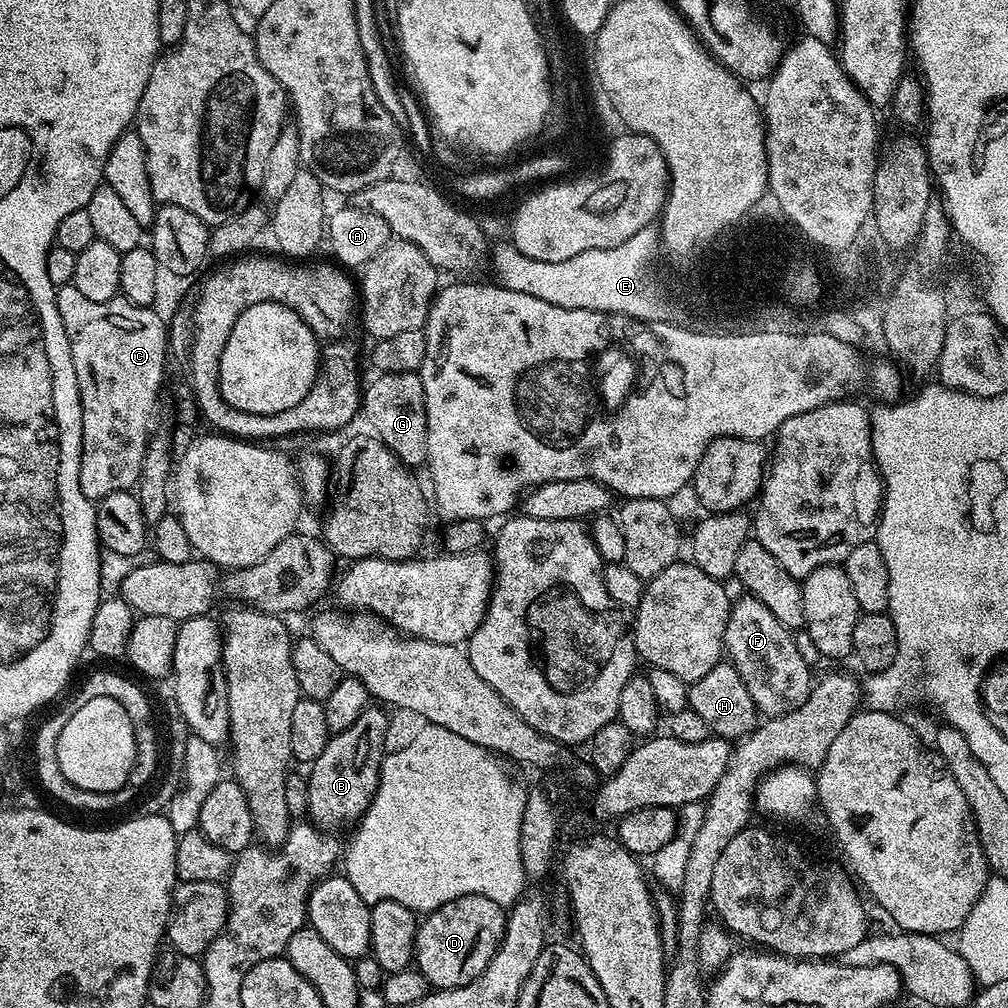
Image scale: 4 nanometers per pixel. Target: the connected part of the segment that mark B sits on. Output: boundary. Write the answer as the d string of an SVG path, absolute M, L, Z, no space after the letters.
M370 706L362 714L358 714L358 722L346 730L329 735L326 750L318 754L318 758L310 766L307 773L309 786L308 816L311 823L321 830L336 830L332 828L351 829L361 818L364 811L372 805L372 797L376 795L380 785L380 774L384 760L384 735L388 732L388 716L380 706Z

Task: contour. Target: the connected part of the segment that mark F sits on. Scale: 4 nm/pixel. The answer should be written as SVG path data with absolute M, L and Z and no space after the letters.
M747 594L741 597L733 603L726 622L724 651L727 659L738 670L742 682L746 682L746 690L750 690L750 698L754 698L754 706L761 717L789 714L802 706L811 694L813 669L802 662L795 635L784 628L758 598Z

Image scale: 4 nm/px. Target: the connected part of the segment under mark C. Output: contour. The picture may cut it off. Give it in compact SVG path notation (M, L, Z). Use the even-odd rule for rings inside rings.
M67 284L56 290L56 305L58 314L62 318L62 326L66 330L66 338L70 342L70 358L74 362L74 374L78 378L78 390L80 391L80 405L82 406L82 446L80 447L80 485L82 494L93 502L106 498L106 494L126 492L135 489L140 483L140 471L142 470L142 458L148 449L150 431L148 423L152 420L152 411L156 408L156 398L160 394L160 382L164 378L164 359L170 356L170 332L166 327L166 320L159 316L155 307L143 308L134 302L123 298L117 298L110 302L90 302L77 290L73 284Z

